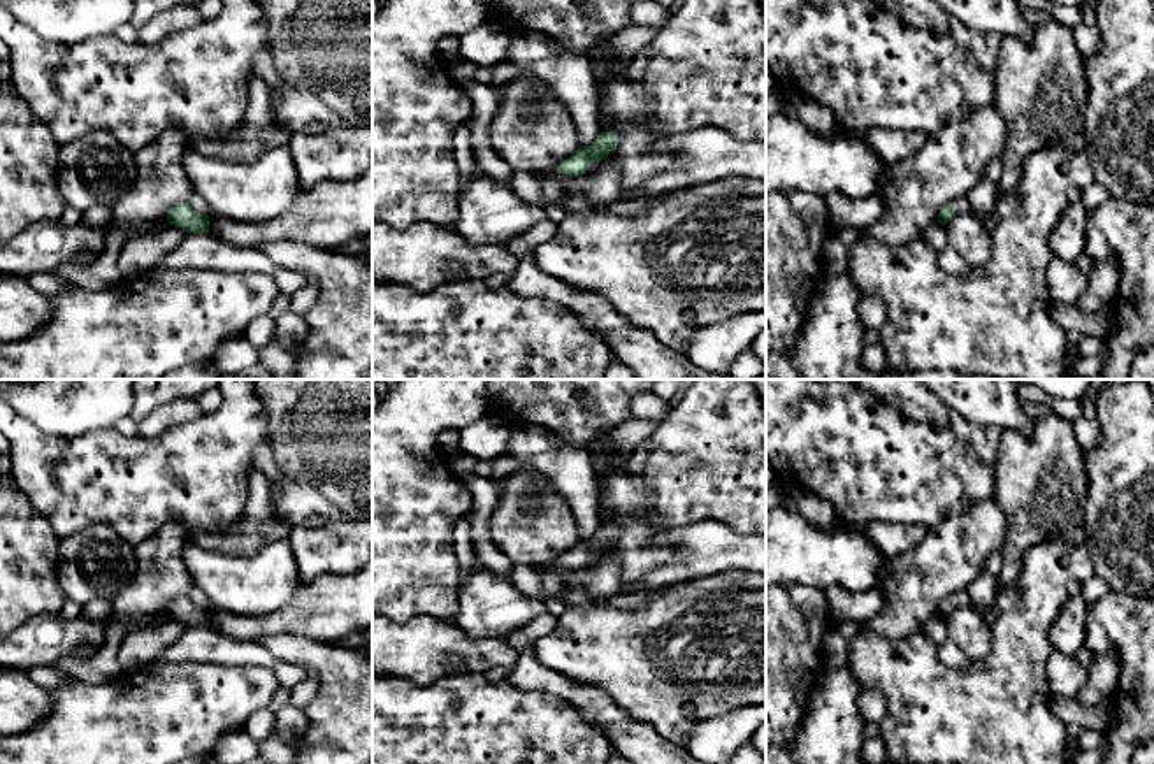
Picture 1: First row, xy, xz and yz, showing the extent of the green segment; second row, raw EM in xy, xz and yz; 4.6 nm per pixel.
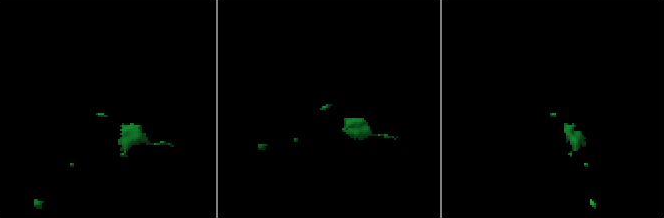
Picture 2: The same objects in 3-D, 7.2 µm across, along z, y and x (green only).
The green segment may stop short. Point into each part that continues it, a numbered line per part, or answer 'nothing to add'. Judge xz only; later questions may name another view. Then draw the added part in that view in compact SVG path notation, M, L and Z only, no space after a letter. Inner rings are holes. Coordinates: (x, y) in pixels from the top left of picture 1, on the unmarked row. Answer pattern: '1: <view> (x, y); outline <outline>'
1: xz (552, 580); outline M564 567L539 573L545 592L546 594L560 594L564 588L566 574L567 574L567 571Z

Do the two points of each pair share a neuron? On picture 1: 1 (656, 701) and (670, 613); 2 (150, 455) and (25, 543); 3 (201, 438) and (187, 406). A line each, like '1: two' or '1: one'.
1: one
2: two
3: two

